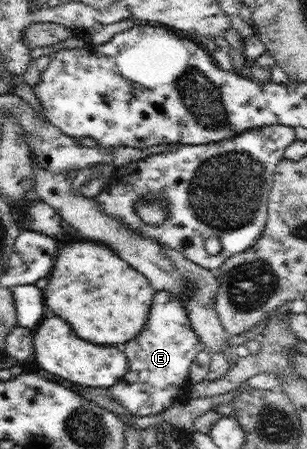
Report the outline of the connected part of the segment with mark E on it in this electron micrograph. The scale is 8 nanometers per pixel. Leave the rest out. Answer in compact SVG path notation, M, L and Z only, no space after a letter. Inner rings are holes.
M157 291L145 326L125 346L124 354L129 365L127 372L108 390L131 415L158 415L170 409L174 403L187 400L191 385L188 381L190 365L205 348L191 328L188 312L181 299L174 297L169 291Z

